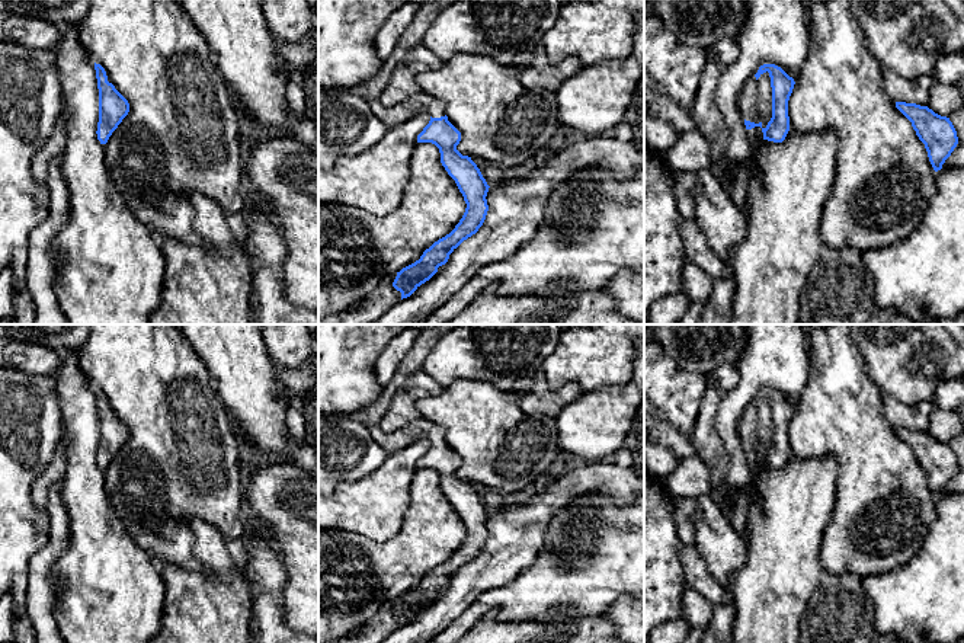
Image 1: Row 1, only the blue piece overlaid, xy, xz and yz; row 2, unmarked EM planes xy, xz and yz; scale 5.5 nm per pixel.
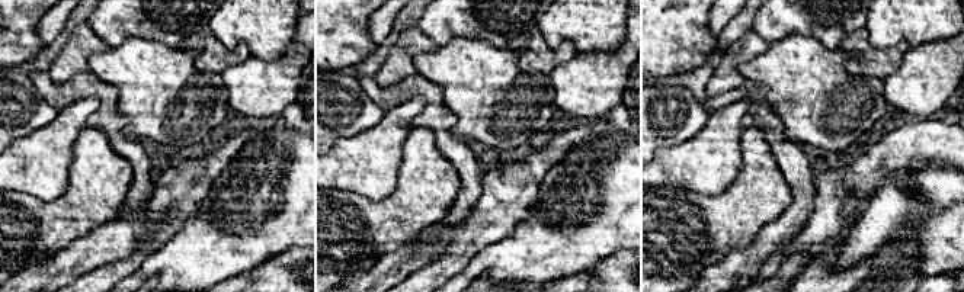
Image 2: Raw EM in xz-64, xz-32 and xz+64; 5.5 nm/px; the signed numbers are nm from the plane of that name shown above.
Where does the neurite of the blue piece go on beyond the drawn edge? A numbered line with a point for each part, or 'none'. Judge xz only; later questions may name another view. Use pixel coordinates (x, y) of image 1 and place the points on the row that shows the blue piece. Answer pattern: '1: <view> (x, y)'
1: xz (420, 102)

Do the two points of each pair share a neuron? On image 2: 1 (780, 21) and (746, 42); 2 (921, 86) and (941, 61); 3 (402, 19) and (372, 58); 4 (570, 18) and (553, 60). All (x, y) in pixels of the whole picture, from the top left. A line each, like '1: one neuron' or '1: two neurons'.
1: two neurons
2: one neuron
3: one neuron
4: two neurons

